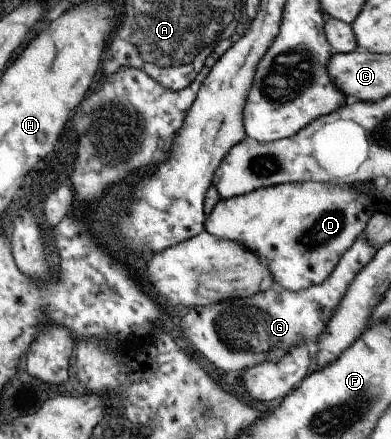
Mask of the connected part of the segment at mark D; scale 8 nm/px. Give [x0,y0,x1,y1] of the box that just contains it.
[204,182,374,292]

